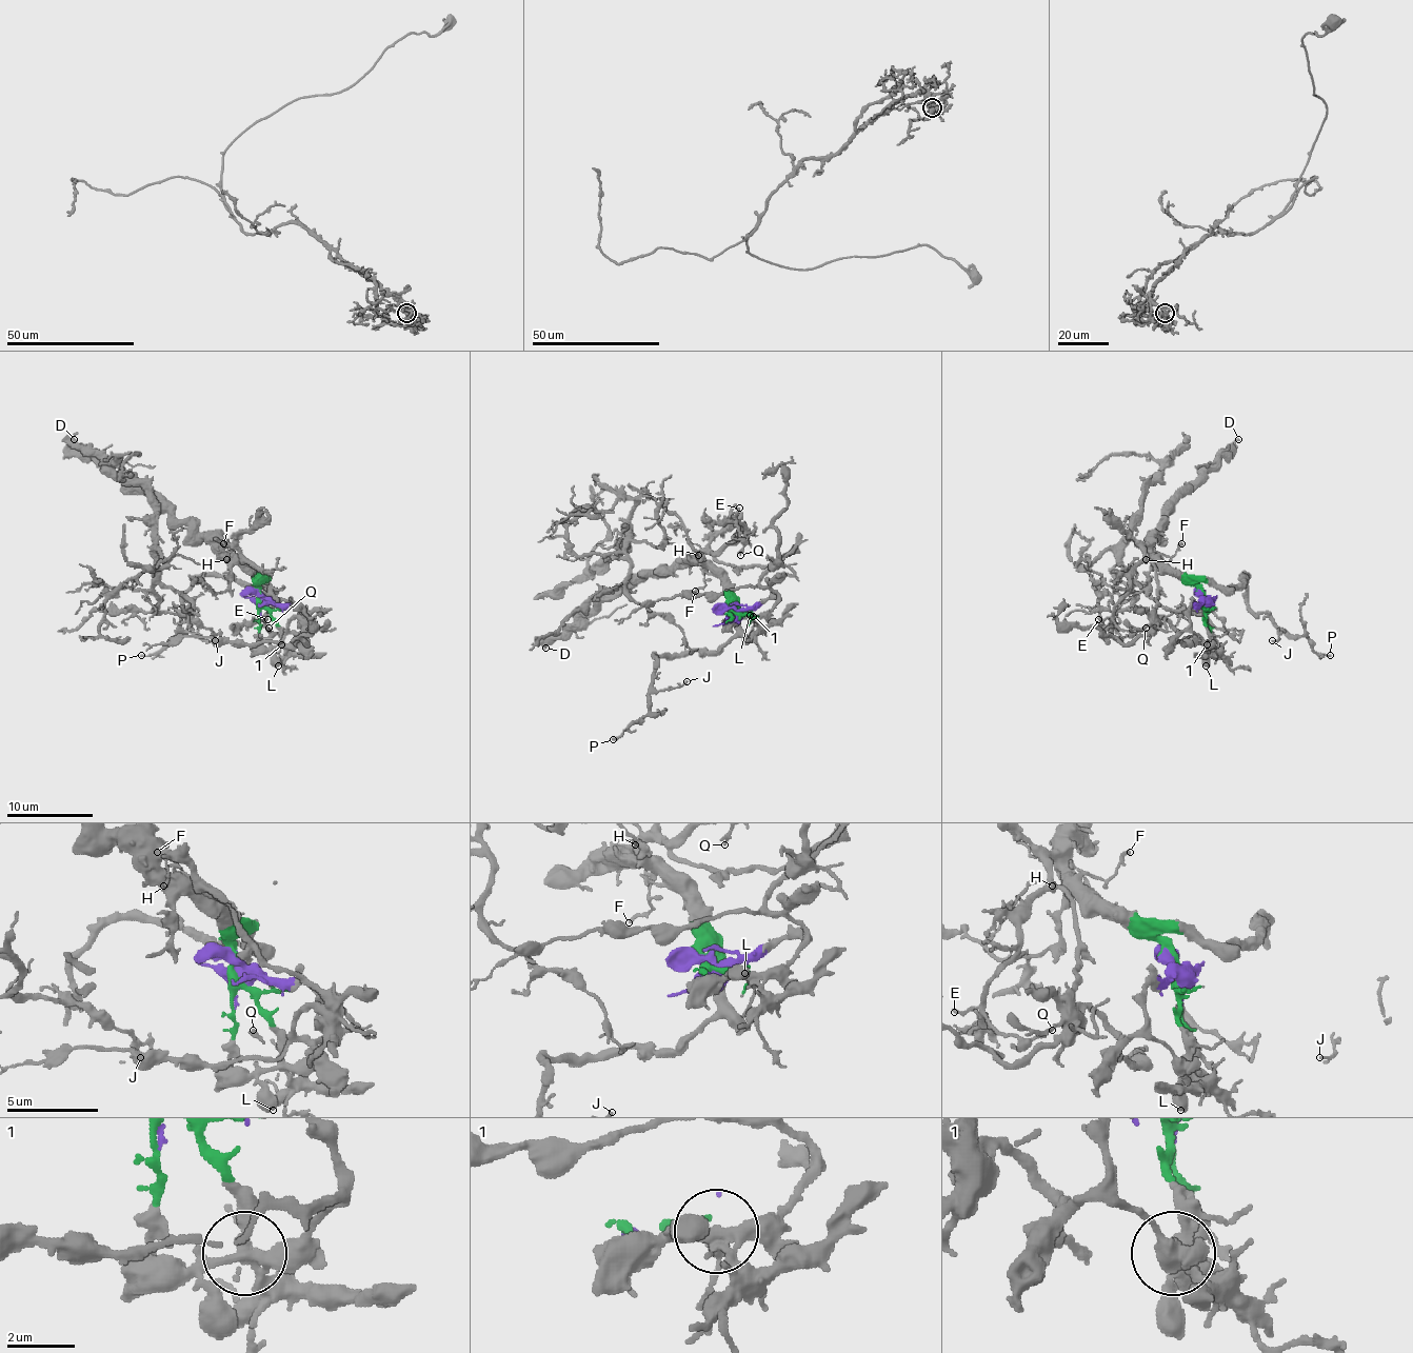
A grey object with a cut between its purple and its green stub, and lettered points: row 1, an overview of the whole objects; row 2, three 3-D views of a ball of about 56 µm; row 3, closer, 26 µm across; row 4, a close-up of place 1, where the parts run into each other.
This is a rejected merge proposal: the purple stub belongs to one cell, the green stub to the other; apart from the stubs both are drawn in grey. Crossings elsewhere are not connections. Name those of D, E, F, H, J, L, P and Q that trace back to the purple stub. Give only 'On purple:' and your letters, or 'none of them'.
On purple: L

